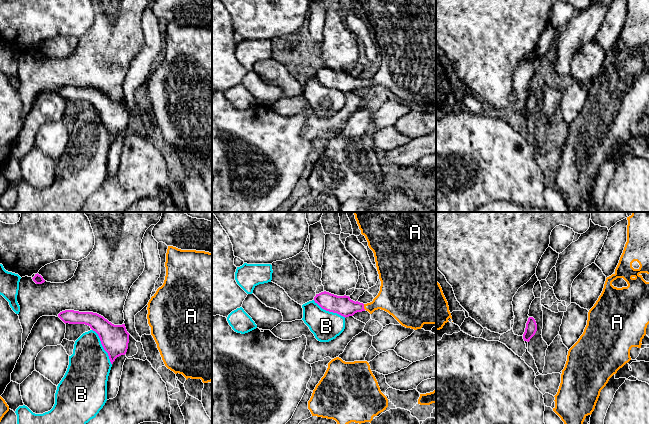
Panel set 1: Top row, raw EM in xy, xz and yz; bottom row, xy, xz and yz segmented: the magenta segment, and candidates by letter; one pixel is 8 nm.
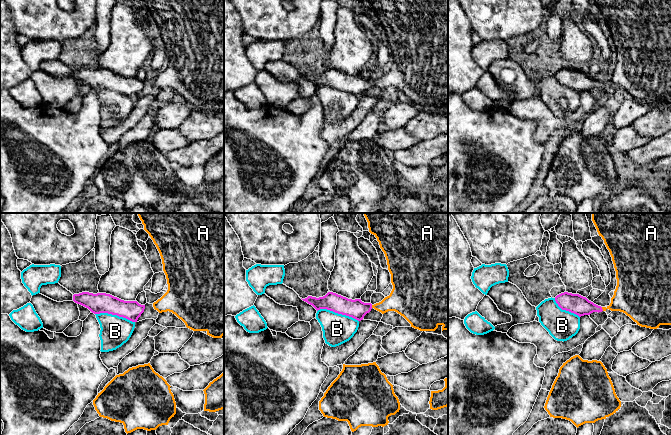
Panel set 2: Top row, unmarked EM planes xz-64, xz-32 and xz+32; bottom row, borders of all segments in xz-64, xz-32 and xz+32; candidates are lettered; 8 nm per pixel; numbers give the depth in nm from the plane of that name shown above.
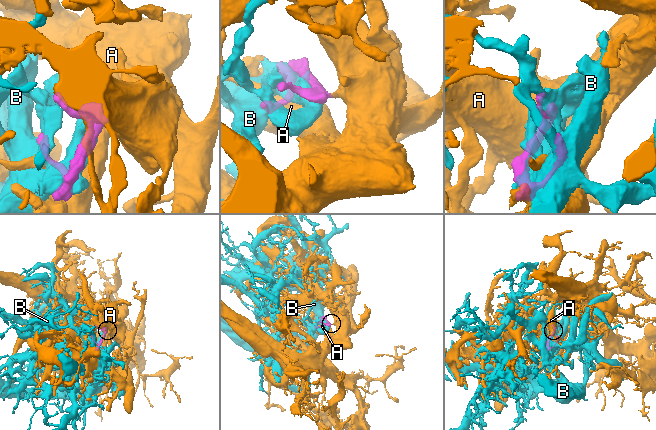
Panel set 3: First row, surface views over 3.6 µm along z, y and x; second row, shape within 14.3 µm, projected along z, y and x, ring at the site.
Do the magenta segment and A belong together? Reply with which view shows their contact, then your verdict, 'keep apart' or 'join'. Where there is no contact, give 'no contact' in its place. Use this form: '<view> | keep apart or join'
xz | join

